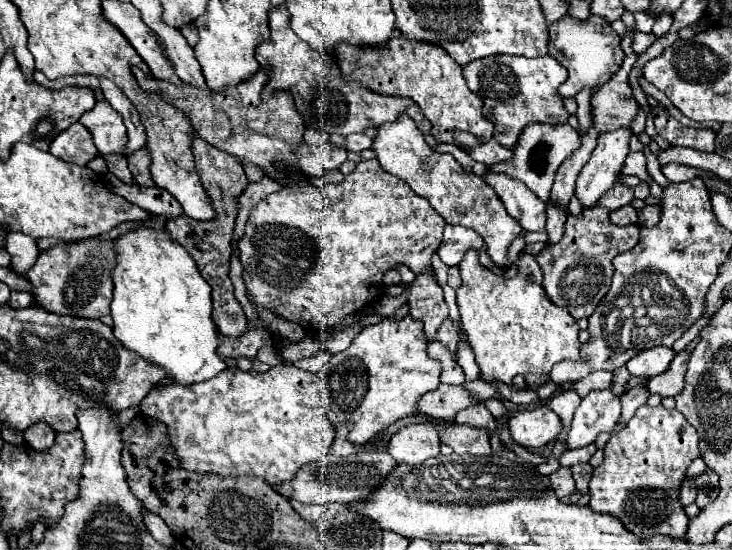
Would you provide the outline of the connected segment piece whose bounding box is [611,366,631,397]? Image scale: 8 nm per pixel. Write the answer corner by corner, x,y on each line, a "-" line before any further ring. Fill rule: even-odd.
625,366
620,367
619,369
613,372
613,385
611,390
617,395
622,395
622,386
625,386
628,380
630,379
631,374

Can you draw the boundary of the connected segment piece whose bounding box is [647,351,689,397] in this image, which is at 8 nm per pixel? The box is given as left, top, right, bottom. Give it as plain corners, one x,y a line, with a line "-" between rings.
681,351
675,355
671,367
663,375
655,375
649,379
647,389
649,393
657,393
661,397
675,397
683,389
683,377
687,371
689,351

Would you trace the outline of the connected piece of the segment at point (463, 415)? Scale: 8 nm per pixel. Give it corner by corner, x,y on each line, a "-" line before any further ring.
477,403
473,407
463,409
457,417
455,417
457,425
469,425
469,427
483,427
489,431
489,437
495,435
497,431
497,423
493,419
493,415
487,411
487,407
483,403

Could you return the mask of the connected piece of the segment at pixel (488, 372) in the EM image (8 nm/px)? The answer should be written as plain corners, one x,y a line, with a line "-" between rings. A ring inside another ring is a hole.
471,249
459,263
459,271
463,279
463,285
457,289
461,327
481,369
479,379
511,385
515,375
523,375
527,389
537,389
549,381
555,363
579,359
579,327
567,309
557,307
547,299
541,287
543,273
535,255
521,255
517,277
505,279
481,267
477,251

